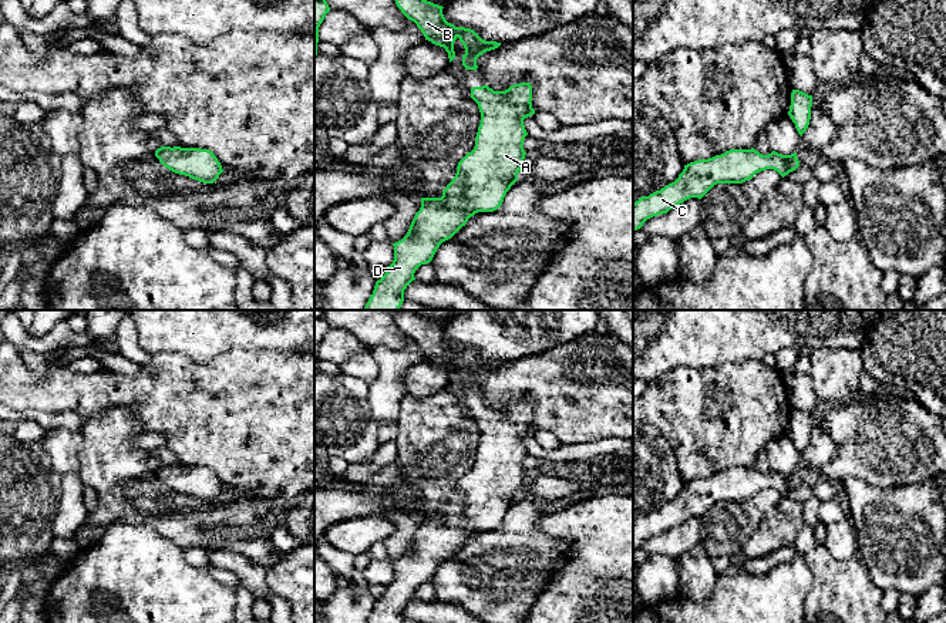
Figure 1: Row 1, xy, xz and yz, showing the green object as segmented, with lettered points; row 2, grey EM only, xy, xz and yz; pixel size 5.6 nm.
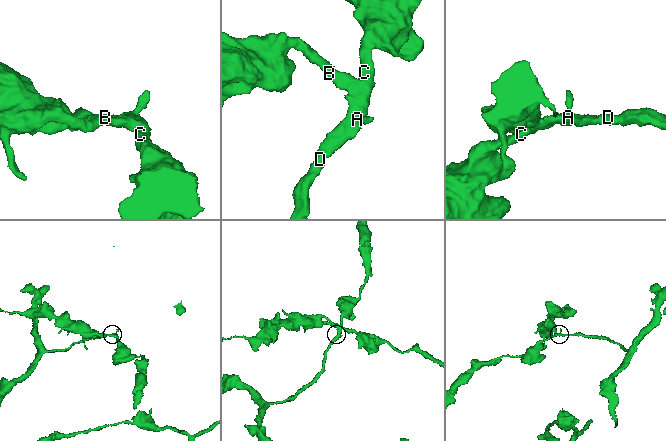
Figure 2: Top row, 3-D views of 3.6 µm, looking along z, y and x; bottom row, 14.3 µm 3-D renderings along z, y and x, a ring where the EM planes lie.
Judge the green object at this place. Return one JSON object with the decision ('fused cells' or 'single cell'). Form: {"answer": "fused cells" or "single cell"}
{"answer": "single cell"}

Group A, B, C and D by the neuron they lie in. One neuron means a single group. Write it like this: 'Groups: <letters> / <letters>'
Groups: A B C D

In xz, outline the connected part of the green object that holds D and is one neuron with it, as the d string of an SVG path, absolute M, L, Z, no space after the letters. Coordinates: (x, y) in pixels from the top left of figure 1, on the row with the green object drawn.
M531 82L514 84L505 91L494 91L488 85L471 88L471 98L478 104L481 124L475 137L475 147L457 166L457 174L442 191L441 198L421 198L421 208L415 213L407 235L393 243L394 260L386 267L386 275L376 282L373 294L363 310L400 310L404 290L415 280L414 273L421 265L432 260L440 245L451 239L471 216L478 212L496 211L518 181L526 152L524 139L528 135L524 119L533 115Z

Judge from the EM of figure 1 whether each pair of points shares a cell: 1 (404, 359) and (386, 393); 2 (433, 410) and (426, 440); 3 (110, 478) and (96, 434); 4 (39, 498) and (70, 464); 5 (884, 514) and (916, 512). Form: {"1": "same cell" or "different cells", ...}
{"1": "same cell", "2": "same cell", "3": "same cell", "4": "different cells", "5": "same cell"}

